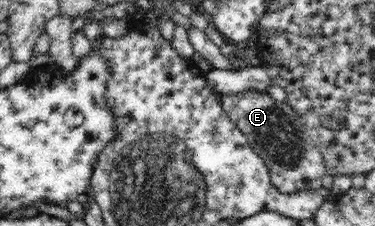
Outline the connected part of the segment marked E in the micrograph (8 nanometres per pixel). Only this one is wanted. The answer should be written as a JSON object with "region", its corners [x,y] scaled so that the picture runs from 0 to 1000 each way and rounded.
{"region":[[[667,403],[592,434],[597,496],[651,593],[675,673],[701,704],[720,770],[720,810],[752,858],[827,845],[859,827],[859,783],[872,770],[861,695],[789,496],[765,465],[739,456],[717,416]]]}

